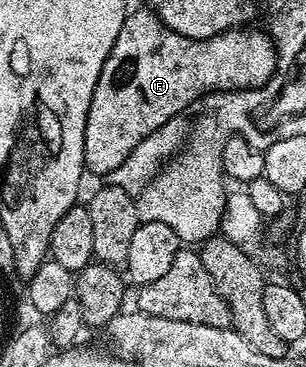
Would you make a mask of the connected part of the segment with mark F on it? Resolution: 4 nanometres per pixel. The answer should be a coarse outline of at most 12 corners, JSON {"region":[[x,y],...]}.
{"region":[[129,18],[93,90],[83,167],[121,166],[204,94],[263,86],[255,26],[208,40]]}

